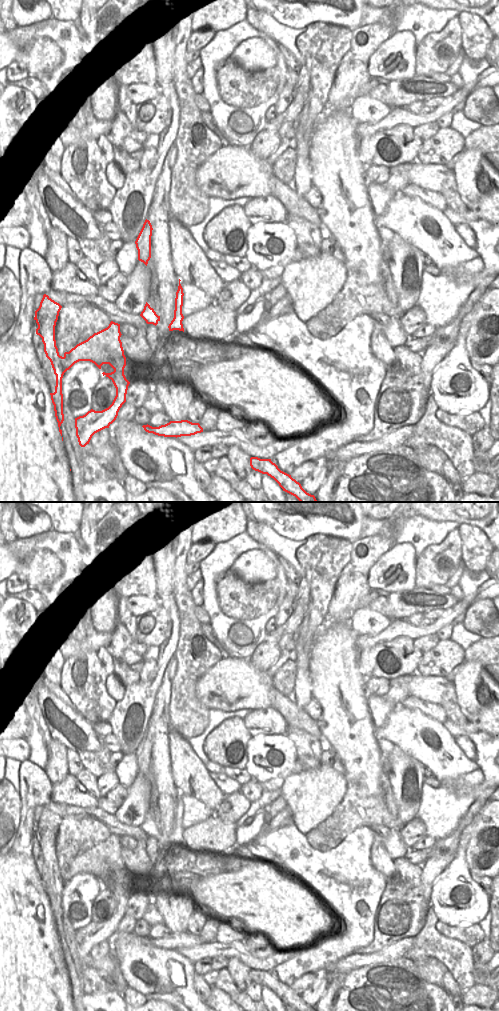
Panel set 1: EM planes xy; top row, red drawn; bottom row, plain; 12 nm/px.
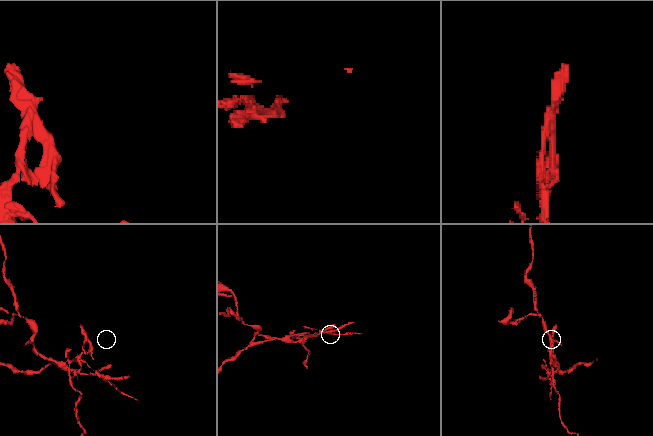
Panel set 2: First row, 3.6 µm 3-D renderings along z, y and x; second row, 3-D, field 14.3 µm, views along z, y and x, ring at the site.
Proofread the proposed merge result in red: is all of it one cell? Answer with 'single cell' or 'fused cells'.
fused cells

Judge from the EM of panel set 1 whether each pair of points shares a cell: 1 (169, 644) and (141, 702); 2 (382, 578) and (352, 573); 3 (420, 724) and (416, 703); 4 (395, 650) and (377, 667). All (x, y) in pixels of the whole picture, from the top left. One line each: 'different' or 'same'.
1: same
2: different
3: different
4: same

